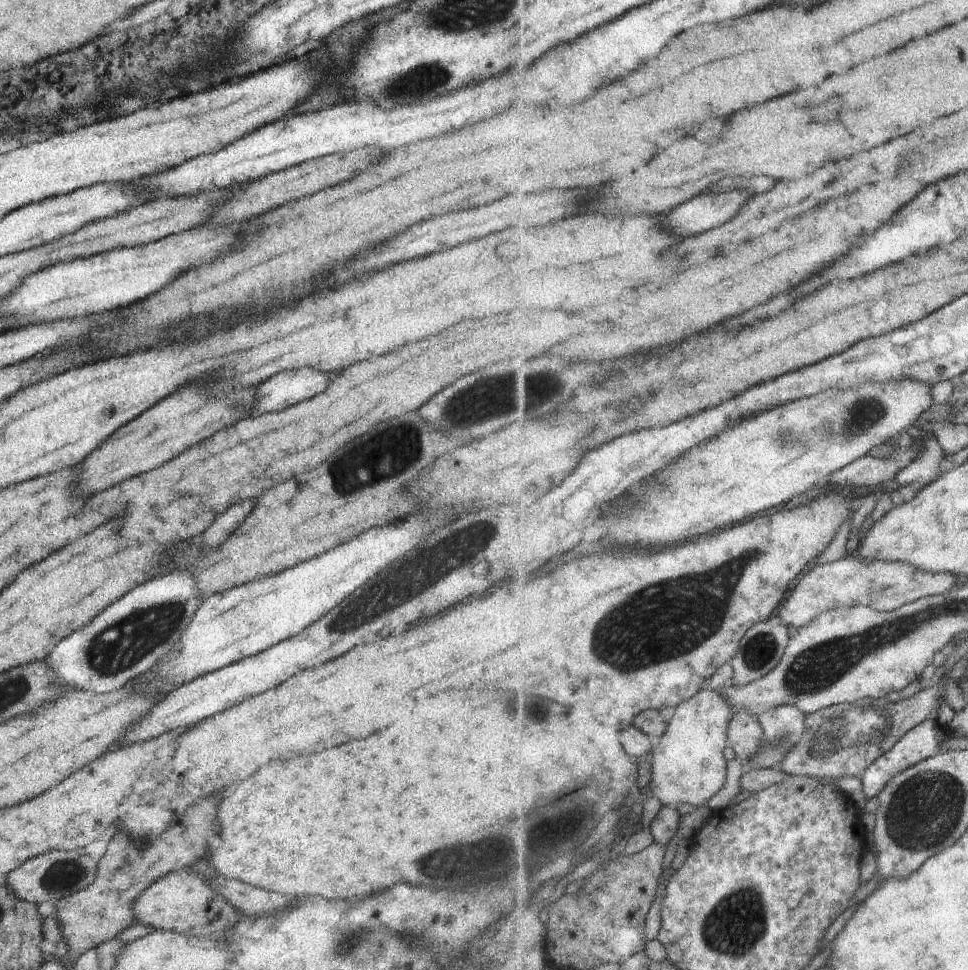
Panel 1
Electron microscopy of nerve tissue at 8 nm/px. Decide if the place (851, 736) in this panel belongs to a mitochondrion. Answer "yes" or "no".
yes

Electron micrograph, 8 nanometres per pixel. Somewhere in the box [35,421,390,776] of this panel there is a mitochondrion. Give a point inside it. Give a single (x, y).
(120, 646)

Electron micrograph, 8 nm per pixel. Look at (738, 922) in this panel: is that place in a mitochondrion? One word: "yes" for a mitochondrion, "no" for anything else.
yes

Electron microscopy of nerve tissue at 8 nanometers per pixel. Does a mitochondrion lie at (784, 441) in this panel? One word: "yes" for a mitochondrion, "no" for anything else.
yes

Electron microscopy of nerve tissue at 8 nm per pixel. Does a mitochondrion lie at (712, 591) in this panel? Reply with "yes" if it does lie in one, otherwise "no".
yes

